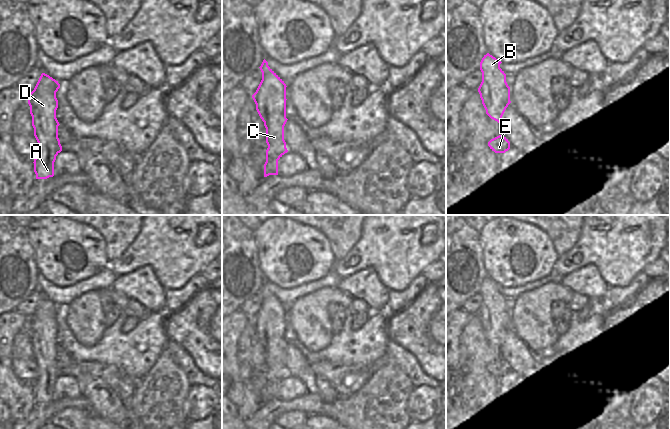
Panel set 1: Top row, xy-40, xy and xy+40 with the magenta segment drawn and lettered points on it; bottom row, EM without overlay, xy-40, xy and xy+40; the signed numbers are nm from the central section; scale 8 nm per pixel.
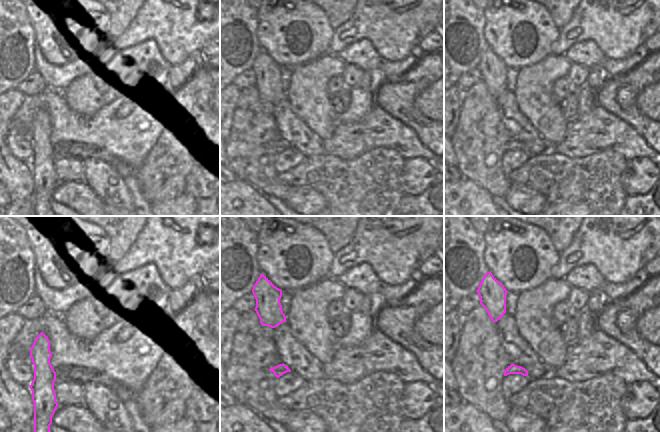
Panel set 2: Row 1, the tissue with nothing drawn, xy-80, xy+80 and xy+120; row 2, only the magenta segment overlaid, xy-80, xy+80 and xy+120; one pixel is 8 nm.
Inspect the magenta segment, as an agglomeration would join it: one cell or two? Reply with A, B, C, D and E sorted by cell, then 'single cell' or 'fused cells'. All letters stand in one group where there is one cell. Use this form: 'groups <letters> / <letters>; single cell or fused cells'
groups A B C D / E; fused cells

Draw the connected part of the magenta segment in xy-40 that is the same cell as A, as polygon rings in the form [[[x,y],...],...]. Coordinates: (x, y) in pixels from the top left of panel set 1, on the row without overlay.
[[[42,297],[34,314],[28,319],[34,360],[38,366],[38,378],[33,386],[36,403],[54,400],[54,386],[62,375],[58,362],[60,348],[56,342],[56,316],[59,312],[58,305]]]

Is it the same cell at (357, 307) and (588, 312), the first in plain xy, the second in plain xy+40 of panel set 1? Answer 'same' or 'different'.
different

